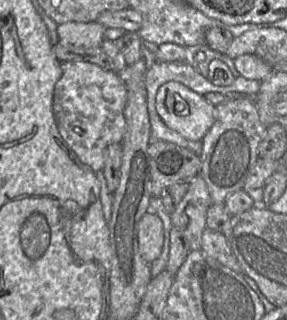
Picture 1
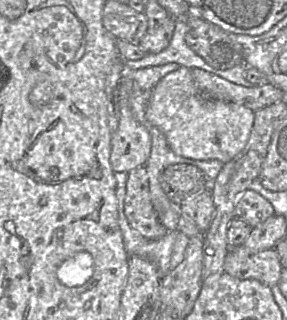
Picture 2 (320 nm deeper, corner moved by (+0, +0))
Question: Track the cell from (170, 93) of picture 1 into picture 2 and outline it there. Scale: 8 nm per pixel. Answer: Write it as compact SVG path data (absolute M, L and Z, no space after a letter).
M180 66L156 84L145 117L163 133L169 147L177 155L226 163L245 148L253 127L255 111L231 102L205 99L201 96L190 69Z

